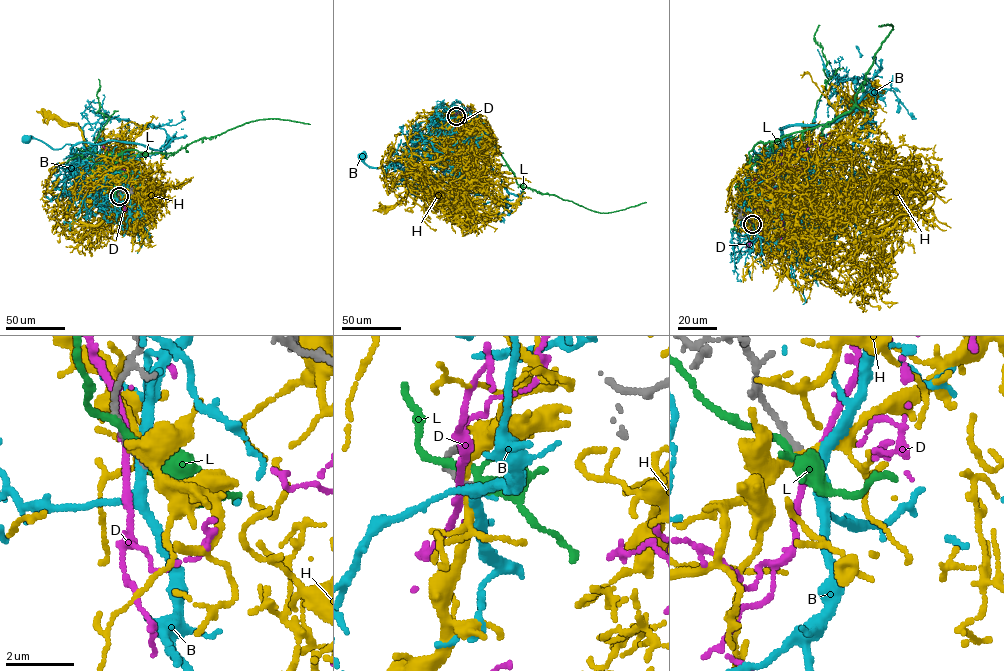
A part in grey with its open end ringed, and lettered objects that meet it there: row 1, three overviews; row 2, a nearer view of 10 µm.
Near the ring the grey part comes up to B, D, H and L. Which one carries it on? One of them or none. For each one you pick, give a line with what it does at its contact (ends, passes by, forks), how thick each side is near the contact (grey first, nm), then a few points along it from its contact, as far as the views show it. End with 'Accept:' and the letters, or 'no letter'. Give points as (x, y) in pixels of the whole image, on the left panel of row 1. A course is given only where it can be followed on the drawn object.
Accept: no letter

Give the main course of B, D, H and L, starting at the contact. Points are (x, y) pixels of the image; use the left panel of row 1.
B: (119, 196), (125, 174), (101, 163), (77, 162), (70, 144), (52, 149), (25, 140)
D: (118, 195), (118, 165), (121, 159), (113, 155), (100, 155)
H: (118, 195), (115, 190), (96, 202), (104, 216), (97, 225), (81, 224), (47, 191), (49, 169), (65, 161)
L: (119, 196), (112, 182), (113, 165), (126, 150), (172, 153), (200, 139), (215, 136), (264, 119), (310, 124)

